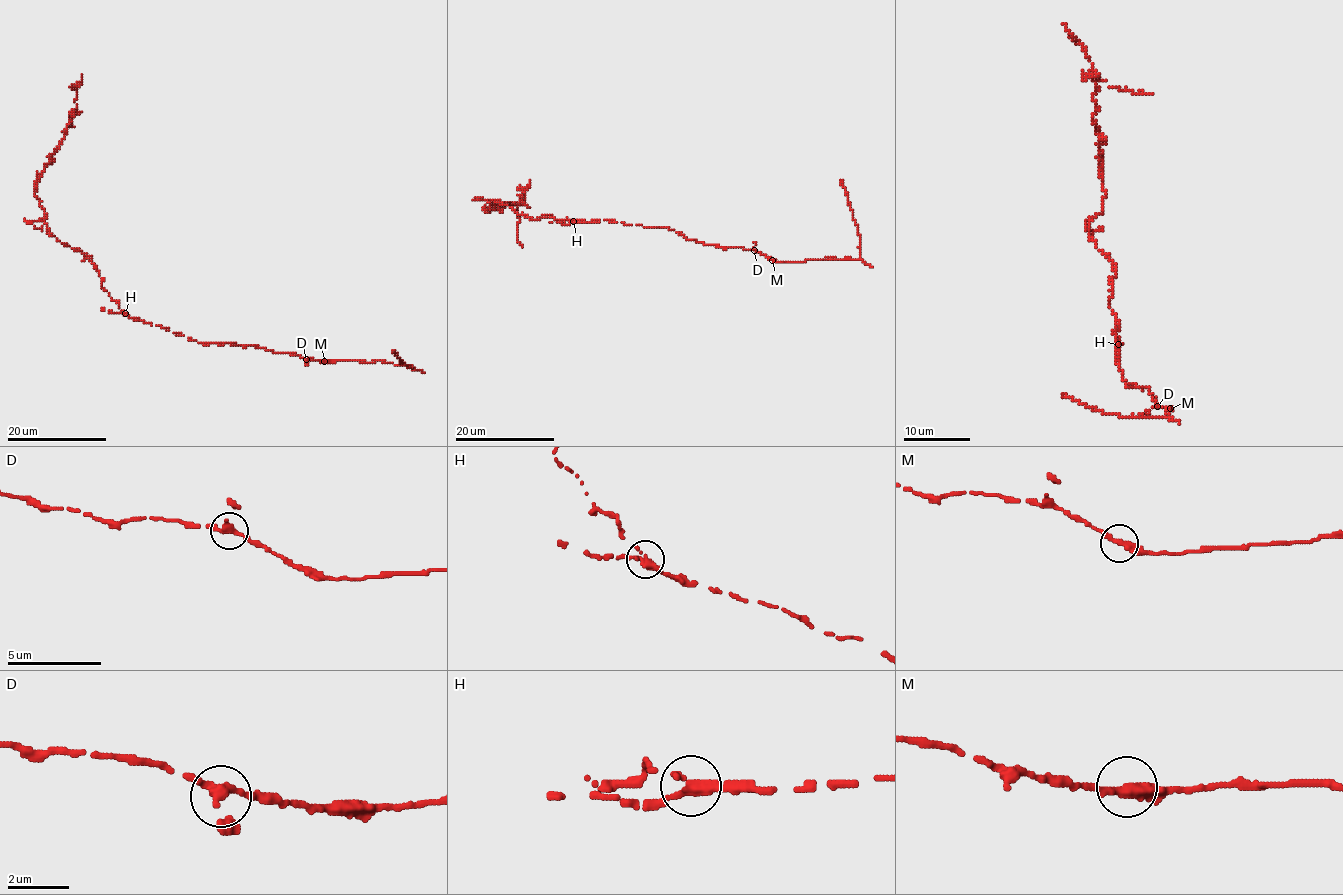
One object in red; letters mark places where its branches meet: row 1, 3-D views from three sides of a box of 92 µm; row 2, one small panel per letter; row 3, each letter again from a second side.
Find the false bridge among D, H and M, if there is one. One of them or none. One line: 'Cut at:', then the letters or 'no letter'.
Cut at: H

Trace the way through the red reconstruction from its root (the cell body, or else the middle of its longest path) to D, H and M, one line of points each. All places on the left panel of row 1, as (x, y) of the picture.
D: (157, 325), (201, 343), (256, 346), (274, 352), (295, 353), (306, 359)
H: (157, 325), (134, 320), (126, 313)
M: (157, 325), (201, 343), (256, 346), (324, 361)

